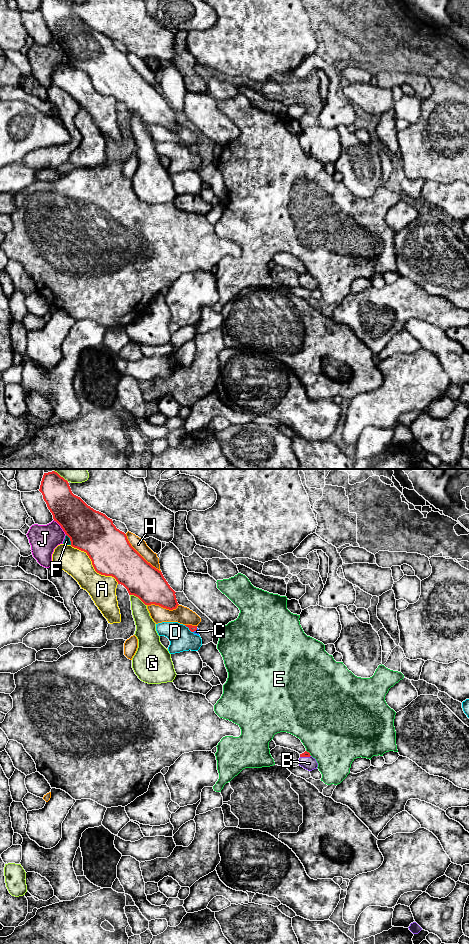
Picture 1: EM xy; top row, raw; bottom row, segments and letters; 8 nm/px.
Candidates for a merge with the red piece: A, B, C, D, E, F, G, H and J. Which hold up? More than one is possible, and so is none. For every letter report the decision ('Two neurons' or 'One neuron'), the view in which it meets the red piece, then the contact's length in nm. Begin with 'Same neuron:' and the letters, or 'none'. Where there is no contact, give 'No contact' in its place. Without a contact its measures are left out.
Same neuron: B, C
A: Two neurons. Touches red in xy. Shared border 500 nm
B: One neuron. Touches red in xy. Shared border 90 nm
C: One neuron. Touches red in xy. Shared border 50 nm
D: Two neurons. Touches red in xy. Shared border 90 nm
E: Two neurons. Touches red in xy. Shared border 60 nm
F: Two neurons. Touches red in xy. Shared border 100 nm
G: Two neurons. Touches red in xy. Shared border 160 nm
H: Two neurons. Touches red in xy. Shared border 420 nm
J: Two neurons. Touches red in xy. Shared border 160 nm

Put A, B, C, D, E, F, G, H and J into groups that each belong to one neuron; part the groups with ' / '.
A / B C / D / E / F J / G / H

